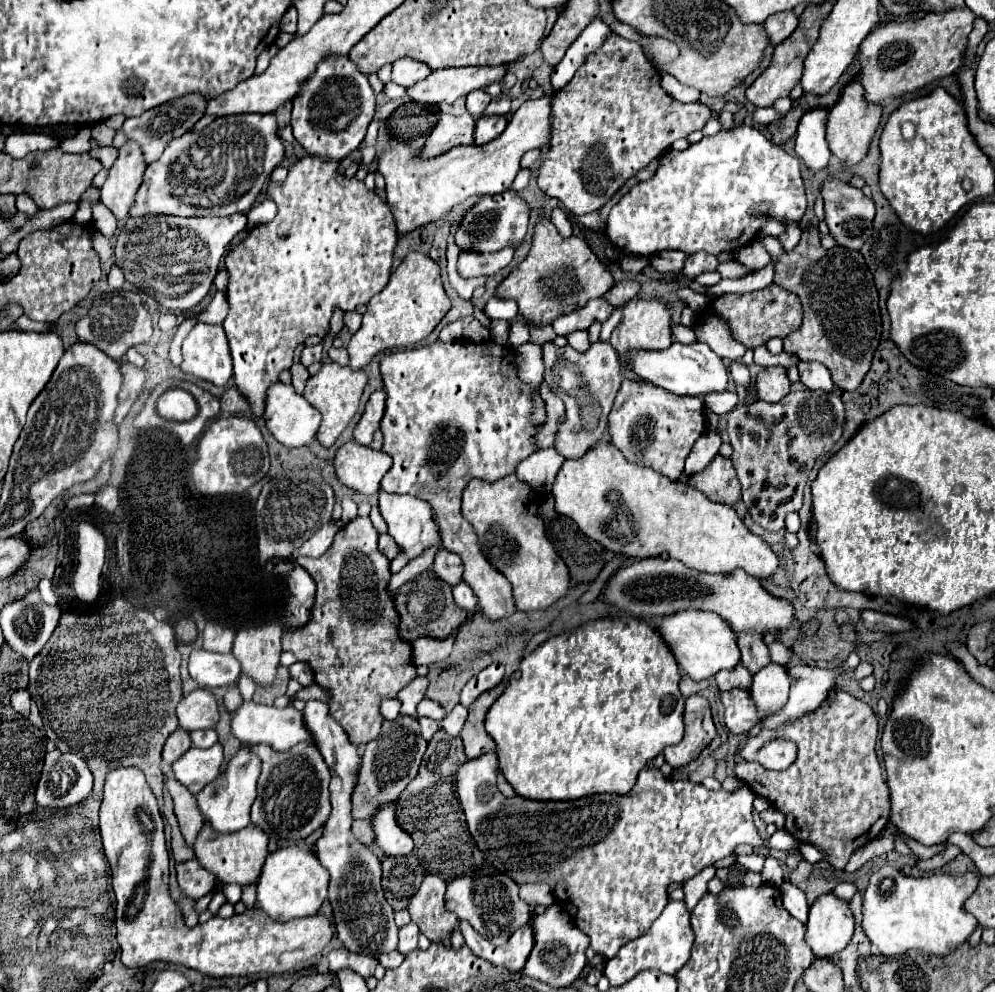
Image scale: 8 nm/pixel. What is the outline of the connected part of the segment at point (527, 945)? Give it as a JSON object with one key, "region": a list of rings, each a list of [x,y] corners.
{"region":[[[460,922],[460,930],[464,934],[466,946],[480,958],[496,964],[496,966],[504,966],[506,970],[512,972],[520,972],[524,968],[524,962],[534,946],[534,938],[532,938],[532,930],[530,926],[522,926],[518,928],[510,942],[506,942],[504,946],[492,946],[488,940],[484,940],[468,922]]]}

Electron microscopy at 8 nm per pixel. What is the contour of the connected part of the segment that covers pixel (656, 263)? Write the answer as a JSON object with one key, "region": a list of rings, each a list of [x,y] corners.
{"region":[[[664,250],[660,254],[654,254],[650,258],[652,268],[656,268],[662,274],[680,274],[686,262],[686,254],[684,252],[676,252],[676,250]]]}

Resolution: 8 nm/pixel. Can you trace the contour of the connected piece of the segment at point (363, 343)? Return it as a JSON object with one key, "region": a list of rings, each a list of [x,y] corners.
{"region":[[[410,252],[392,272],[380,294],[368,302],[360,330],[350,338],[350,366],[364,368],[376,354],[390,348],[406,348],[422,342],[450,310],[450,300],[442,288],[440,266],[426,254]]]}

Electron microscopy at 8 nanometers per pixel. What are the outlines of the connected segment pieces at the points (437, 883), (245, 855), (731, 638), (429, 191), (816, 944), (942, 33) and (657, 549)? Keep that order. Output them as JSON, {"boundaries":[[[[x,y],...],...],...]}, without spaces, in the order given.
{"boundaries":[[[[426,876],[420,890],[412,896],[408,912],[412,922],[418,924],[420,932],[430,942],[446,942],[458,926],[456,914],[448,912],[444,906],[446,882],[438,876]]],[[[204,824],[204,828],[200,830],[194,842],[194,854],[196,854],[196,860],[208,872],[212,872],[222,886],[238,884],[244,888],[248,884],[254,884],[262,872],[262,866],[268,854],[268,836],[252,824],[236,834],[216,834],[212,826]]],[[[682,610],[664,618],[652,618],[650,622],[656,626],[662,638],[670,644],[680,668],[692,680],[712,678],[720,670],[734,670],[740,662],[740,648],[736,644],[738,634],[730,630],[728,622],[724,622],[724,618],[720,618],[718,614],[700,612],[700,610]]],[[[556,92],[536,100],[526,100],[512,114],[506,130],[484,146],[456,146],[438,158],[420,160],[420,150],[412,152],[408,142],[392,140],[388,150],[378,158],[378,172],[386,180],[386,204],[394,214],[398,236],[444,218],[452,206],[462,204],[468,198],[510,190],[516,174],[522,168],[522,156],[528,150],[542,148],[550,142],[554,94]]],[[[828,892],[810,906],[804,942],[816,958],[832,958],[848,946],[852,934],[854,916],[848,902],[838,900],[832,892]]],[[[968,6],[954,8],[944,14],[928,14],[922,20],[886,22],[872,28],[872,32],[858,46],[856,60],[860,66],[858,80],[864,84],[868,104],[886,104],[888,100],[916,92],[926,84],[950,76],[958,70],[960,58],[966,50],[968,34],[974,22]]],[[[610,442],[588,450],[580,460],[566,460],[552,484],[552,496],[556,500],[556,512],[572,518],[586,536],[600,542],[610,552],[624,552],[636,560],[662,556],[666,552],[670,558],[680,560],[694,570],[730,574],[740,568],[760,580],[770,578],[780,568],[778,554],[760,536],[752,534],[744,526],[732,506],[712,502],[700,490],[690,488],[684,482],[672,482],[652,468],[642,468],[626,462],[620,450],[616,450],[616,446]]]]}

